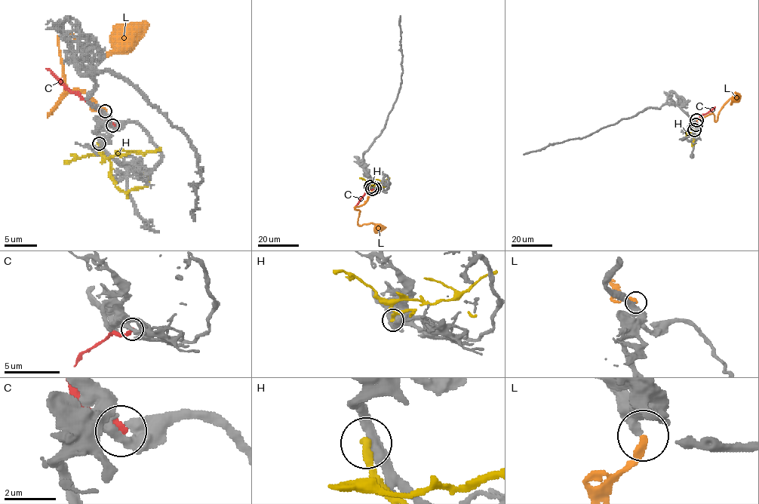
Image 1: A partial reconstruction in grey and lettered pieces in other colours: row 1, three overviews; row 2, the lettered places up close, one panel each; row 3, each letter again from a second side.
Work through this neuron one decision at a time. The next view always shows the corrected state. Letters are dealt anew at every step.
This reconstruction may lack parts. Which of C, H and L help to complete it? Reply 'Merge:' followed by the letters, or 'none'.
Merge: L

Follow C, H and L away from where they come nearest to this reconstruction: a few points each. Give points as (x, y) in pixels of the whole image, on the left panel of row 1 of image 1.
C: (113, 126), (84, 98), (46, 69)
H: (98, 144), (108, 160), (109, 178), (116, 186), (129, 192), (142, 186), (147, 182), (142, 172)
L: (105, 111), (70, 91), (49, 112), (66, 84), (59, 38), (70, 34), (103, 60), (149, 24)

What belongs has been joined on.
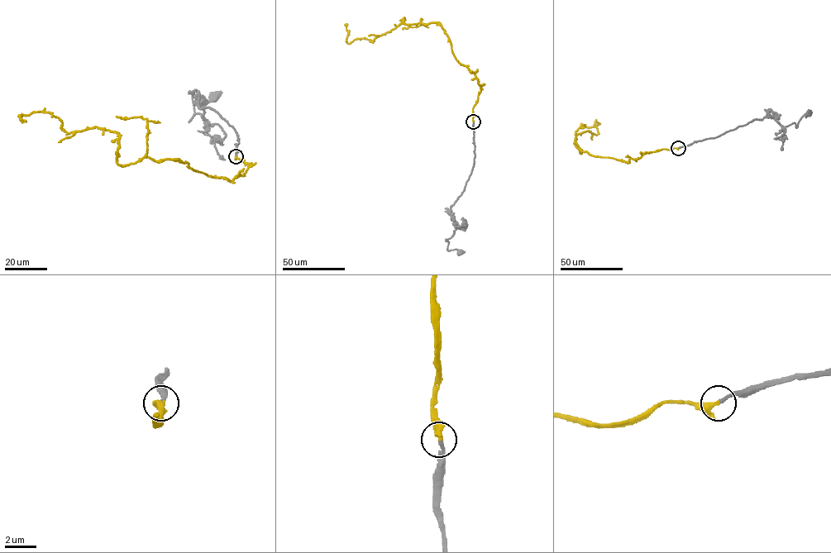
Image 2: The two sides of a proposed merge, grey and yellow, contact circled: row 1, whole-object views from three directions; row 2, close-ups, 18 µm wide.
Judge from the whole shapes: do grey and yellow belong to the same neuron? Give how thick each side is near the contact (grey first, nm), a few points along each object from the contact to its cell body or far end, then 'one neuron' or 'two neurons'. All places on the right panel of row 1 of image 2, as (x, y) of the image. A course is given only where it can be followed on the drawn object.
200 nm thick on the grey side, 240 nm on the other; grey runs (678, 148), (716, 137), (766, 116), (772, 117), (783, 126), (794, 123), (797, 127), (801, 117), (809, 113); yellow runs (678, 148), (628, 163), (580, 154), (575, 136), (597, 135), (599, 124), (580, 123); one neuron

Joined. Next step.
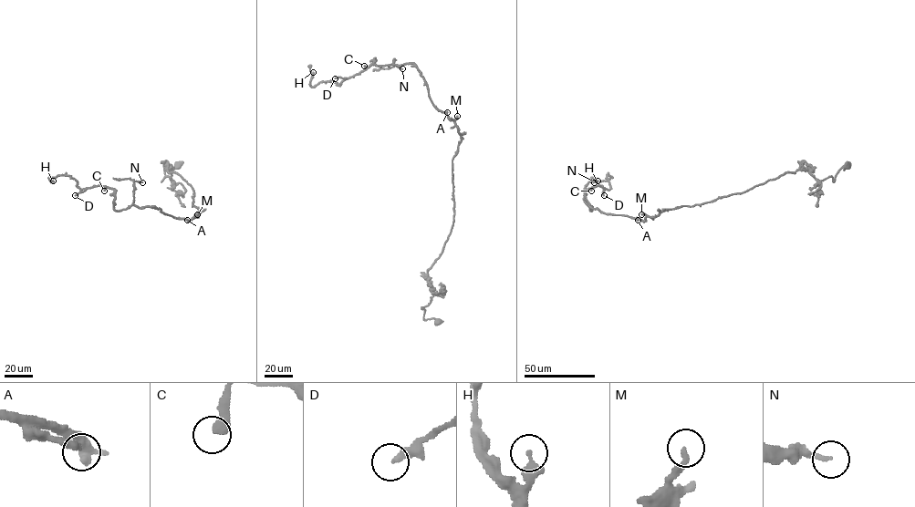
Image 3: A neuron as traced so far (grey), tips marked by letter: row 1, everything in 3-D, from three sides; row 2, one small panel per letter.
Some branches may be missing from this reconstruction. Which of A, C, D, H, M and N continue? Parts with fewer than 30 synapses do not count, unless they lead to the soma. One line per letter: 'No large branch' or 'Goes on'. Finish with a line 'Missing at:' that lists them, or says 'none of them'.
A: No large branch
C: No large branch
D: Goes on
H: No large branch
M: No large branch
N: No large branch
Missing at: D

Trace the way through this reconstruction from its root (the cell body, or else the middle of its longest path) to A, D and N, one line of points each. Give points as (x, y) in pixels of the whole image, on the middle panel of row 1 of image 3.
A: (438, 322), (424, 320), (421, 307), (433, 294), (427, 271), (453, 221), (452, 160), (461, 135), (447, 112)
D: (438, 322), (421, 307), (453, 221), (457, 126), (412, 63), (374, 58), (335, 78)
N: (438, 322), (421, 307), (452, 223), (461, 135), (417, 67), (393, 59), (402, 68)

